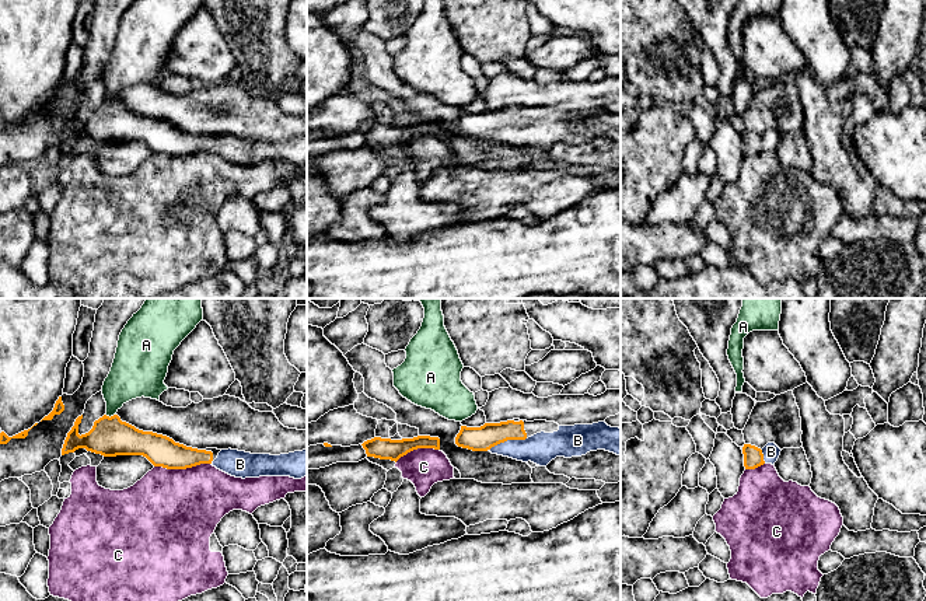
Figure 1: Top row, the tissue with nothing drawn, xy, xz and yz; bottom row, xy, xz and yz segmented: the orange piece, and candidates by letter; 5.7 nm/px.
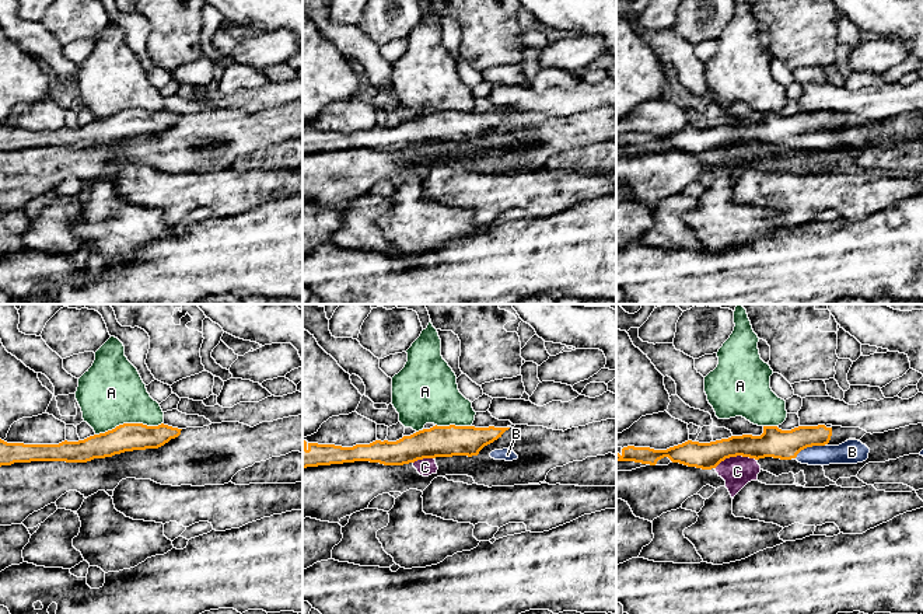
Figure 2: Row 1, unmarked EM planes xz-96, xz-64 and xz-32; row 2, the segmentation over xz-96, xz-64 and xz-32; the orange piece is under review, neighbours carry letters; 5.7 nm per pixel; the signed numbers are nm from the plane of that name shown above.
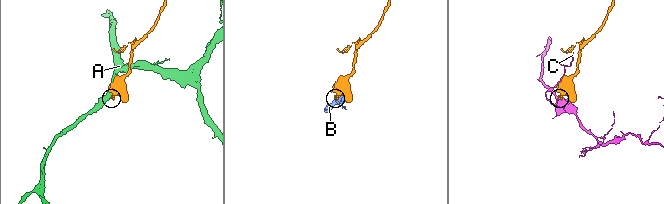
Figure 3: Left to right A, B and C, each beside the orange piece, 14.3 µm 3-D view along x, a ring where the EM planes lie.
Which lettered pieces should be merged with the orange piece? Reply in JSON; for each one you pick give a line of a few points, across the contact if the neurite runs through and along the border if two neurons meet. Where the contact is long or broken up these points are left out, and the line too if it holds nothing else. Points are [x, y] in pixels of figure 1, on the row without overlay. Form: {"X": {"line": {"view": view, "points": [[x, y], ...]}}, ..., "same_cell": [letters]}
{"B": {"line": {"view": "xz", "points": [[478, 125], [507, 125], [521, 135], [541, 135]]}}, "same_cell": ["B"]}

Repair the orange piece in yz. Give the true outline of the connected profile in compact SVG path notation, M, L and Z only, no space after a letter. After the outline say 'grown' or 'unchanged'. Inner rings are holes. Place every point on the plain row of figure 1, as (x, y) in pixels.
M768 129L762 136L751 130L744 130L744 153L745 156L755 156L763 150L775 151L780 137L775 129Z; grown

